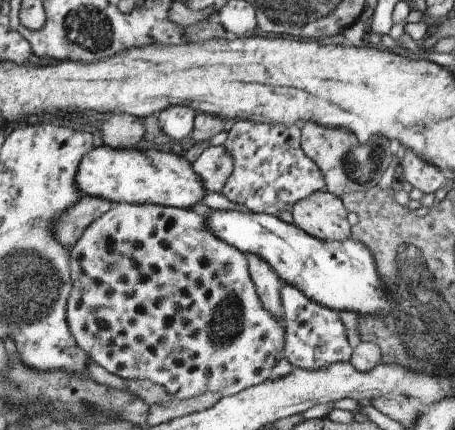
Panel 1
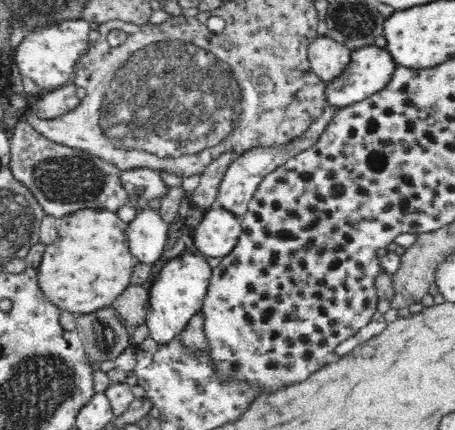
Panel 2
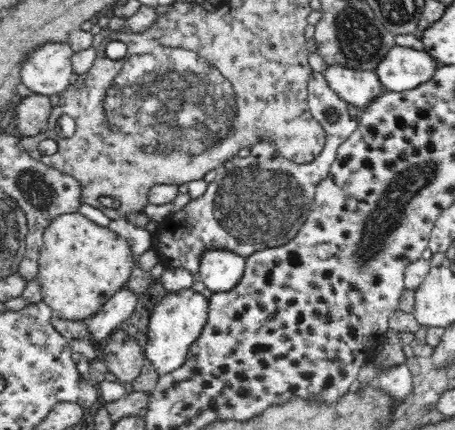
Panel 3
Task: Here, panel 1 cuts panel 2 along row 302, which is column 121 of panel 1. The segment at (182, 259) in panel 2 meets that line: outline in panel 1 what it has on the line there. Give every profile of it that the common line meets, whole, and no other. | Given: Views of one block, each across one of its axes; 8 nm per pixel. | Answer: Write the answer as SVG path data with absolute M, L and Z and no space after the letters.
M103 144L85 156L79 170L79 188L85 190L87 196L99 196L115 204L159 204L191 210L195 204L203 204L207 196L207 186L193 162L171 152L117 150Z

